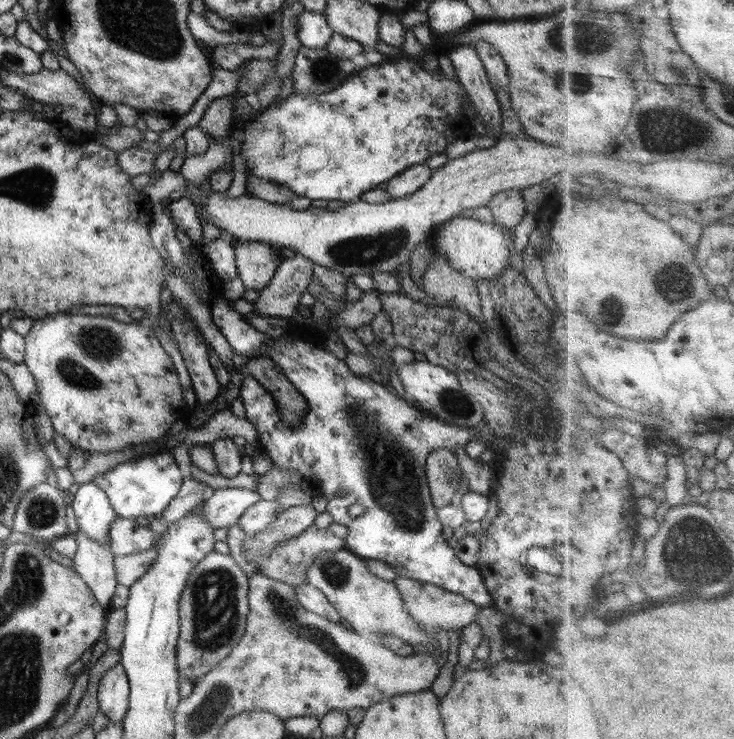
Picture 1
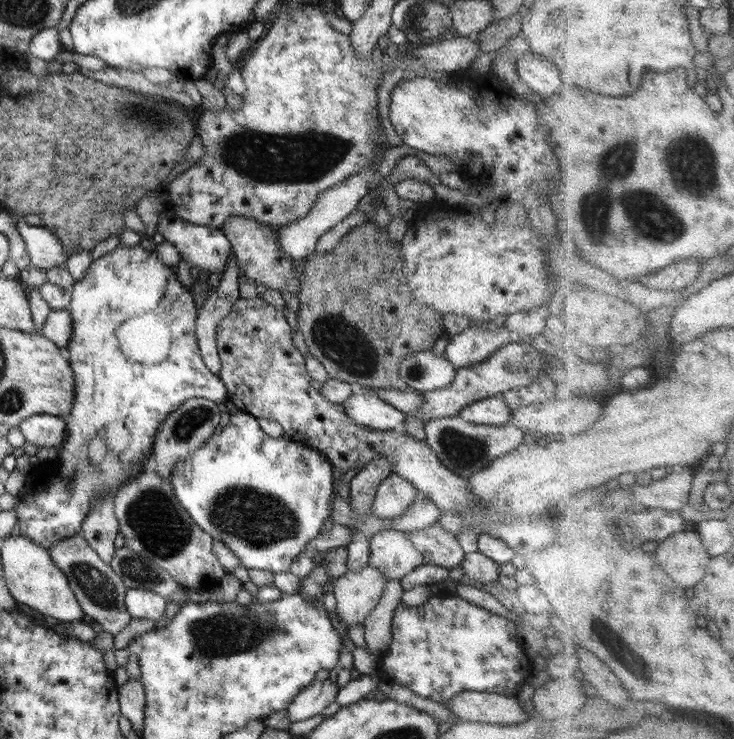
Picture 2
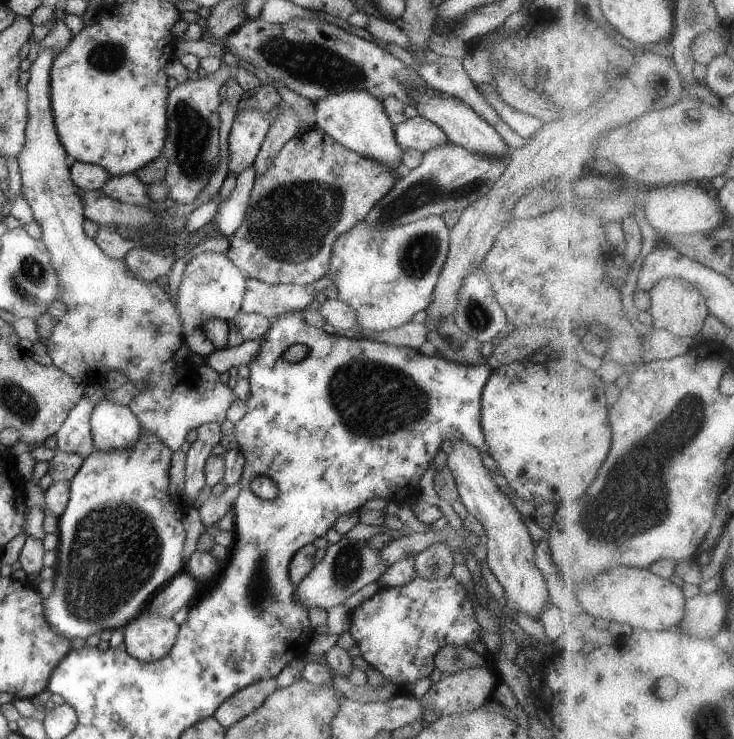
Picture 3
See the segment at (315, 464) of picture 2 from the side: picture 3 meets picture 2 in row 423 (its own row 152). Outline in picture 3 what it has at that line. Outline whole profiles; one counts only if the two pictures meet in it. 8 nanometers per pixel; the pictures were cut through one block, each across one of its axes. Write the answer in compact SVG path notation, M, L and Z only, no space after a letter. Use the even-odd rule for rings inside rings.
M280 106L270 110L268 114L260 110L244 110L236 114L230 134L228 134L230 136L228 172L234 172L238 176L246 168L253 166L266 140L270 124L278 112L280 112Z

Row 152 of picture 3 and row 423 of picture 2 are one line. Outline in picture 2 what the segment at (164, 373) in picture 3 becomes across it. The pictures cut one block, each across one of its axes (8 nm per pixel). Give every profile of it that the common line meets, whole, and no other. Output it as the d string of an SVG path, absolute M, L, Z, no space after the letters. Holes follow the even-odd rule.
M34 415L23 420L19 425L25 442L38 448L60 449L65 439L67 424L62 417L52 415Z

